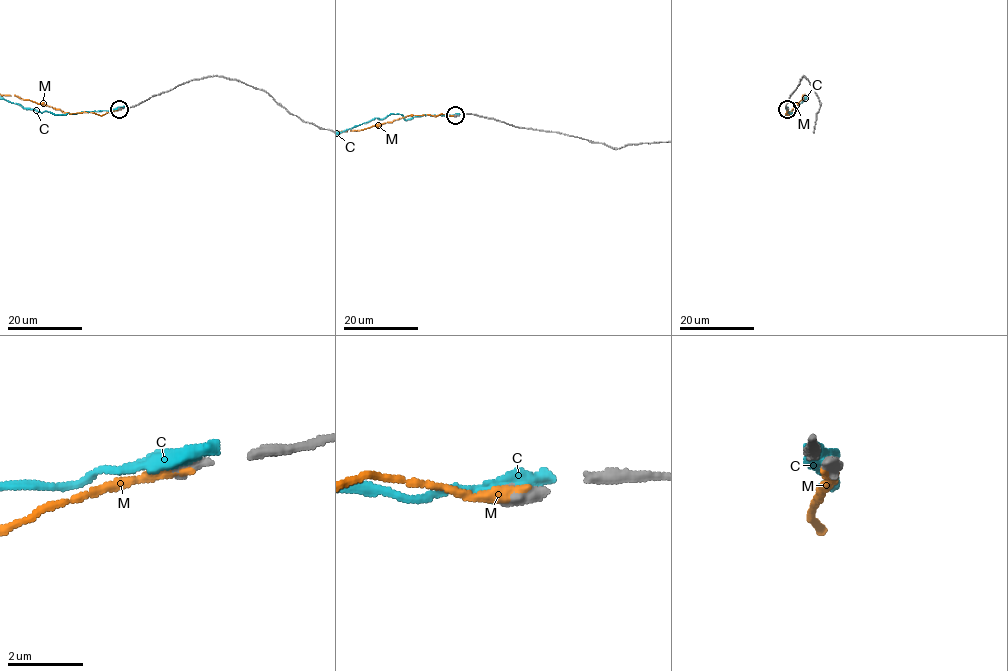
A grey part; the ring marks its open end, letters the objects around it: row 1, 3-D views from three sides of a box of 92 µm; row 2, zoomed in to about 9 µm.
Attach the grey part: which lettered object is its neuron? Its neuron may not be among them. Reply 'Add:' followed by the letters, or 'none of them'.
Add: M

